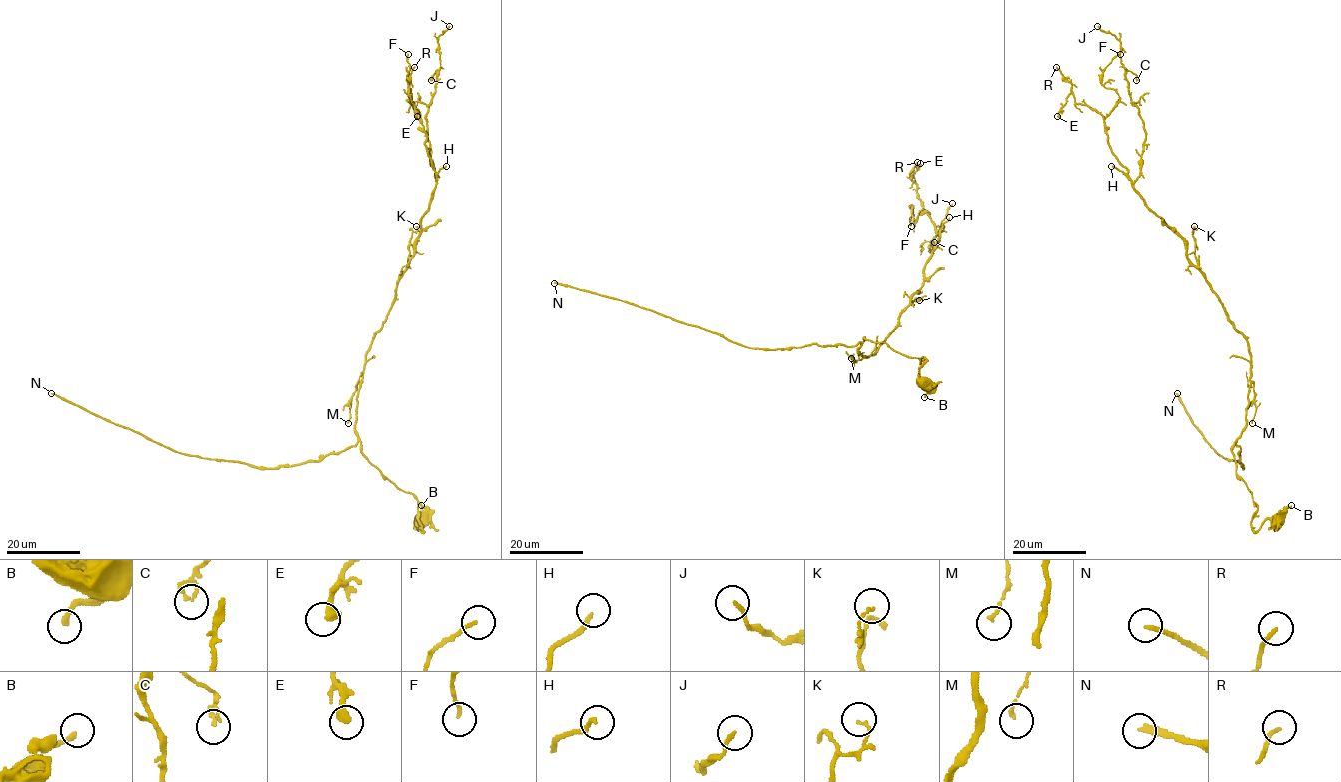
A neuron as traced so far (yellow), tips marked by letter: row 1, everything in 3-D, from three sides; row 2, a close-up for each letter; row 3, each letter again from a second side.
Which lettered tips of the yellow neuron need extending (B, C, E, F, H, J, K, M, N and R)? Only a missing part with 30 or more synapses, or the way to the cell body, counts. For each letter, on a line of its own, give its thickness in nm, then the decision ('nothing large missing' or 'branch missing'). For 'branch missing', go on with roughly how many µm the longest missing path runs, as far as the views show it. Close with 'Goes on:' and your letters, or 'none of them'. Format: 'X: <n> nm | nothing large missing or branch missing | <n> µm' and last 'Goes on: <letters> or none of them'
B: 240 nm | nothing large missing
C: 190 nm | nothing large missing
E: 400 nm | nothing large missing
F: 140 nm | nothing large missing
H: 160 nm | nothing large missing
J: 160 nm | nothing large missing
K: 110 nm | nothing large missing
M: 130 nm | nothing large missing
N: 200 nm | branch missing | 130 µm
R: 150 nm | nothing large missing
Goes on: N

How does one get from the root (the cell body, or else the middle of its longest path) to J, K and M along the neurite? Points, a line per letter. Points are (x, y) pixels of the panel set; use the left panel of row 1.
J: (420, 521), (417, 499), (362, 454), (356, 406), (365, 353), (436, 187), (426, 115), (449, 26)
K: (420, 521), (417, 499), (368, 460), (355, 429), (365, 353), (395, 301), (416, 226)
M: (420, 521), (417, 499), (361, 452), (355, 429), (359, 382), (348, 423)

